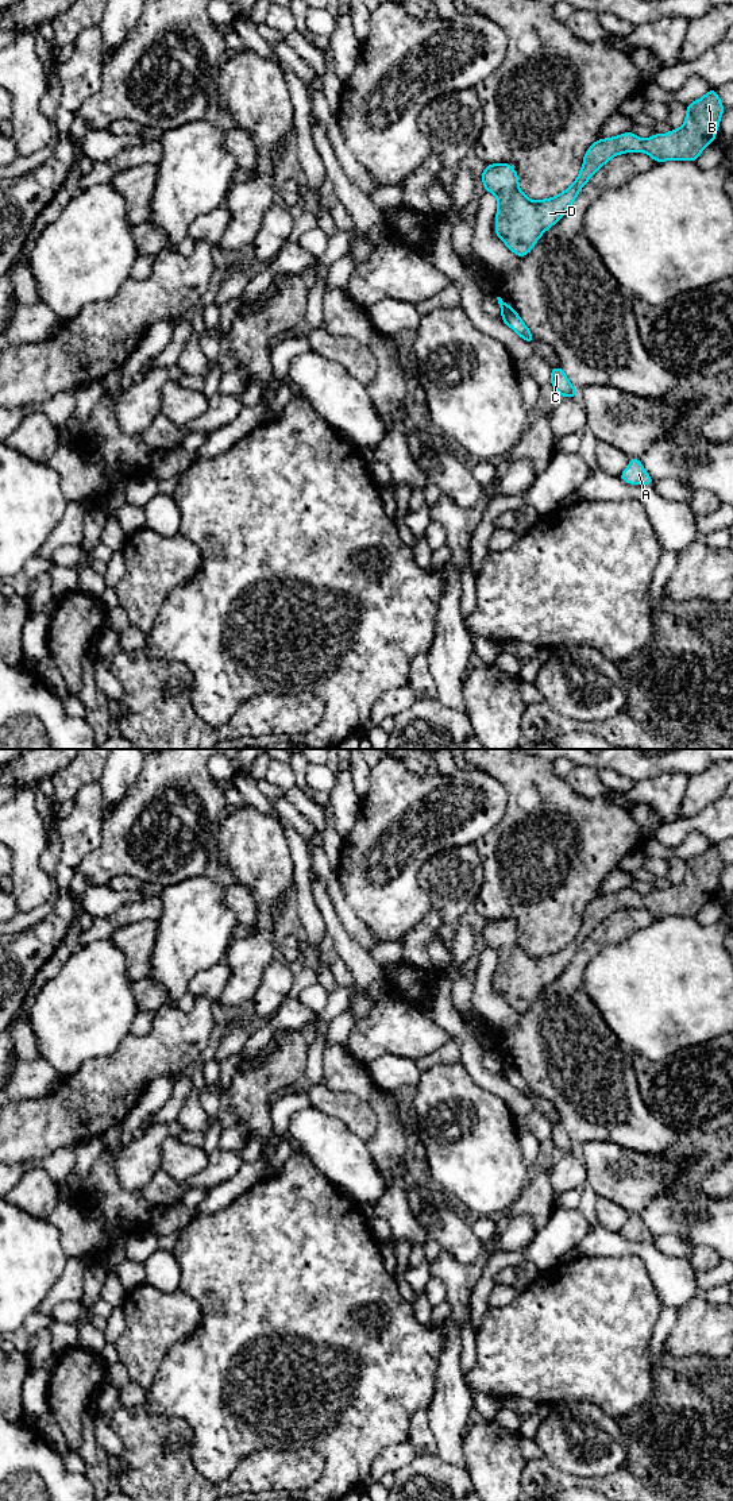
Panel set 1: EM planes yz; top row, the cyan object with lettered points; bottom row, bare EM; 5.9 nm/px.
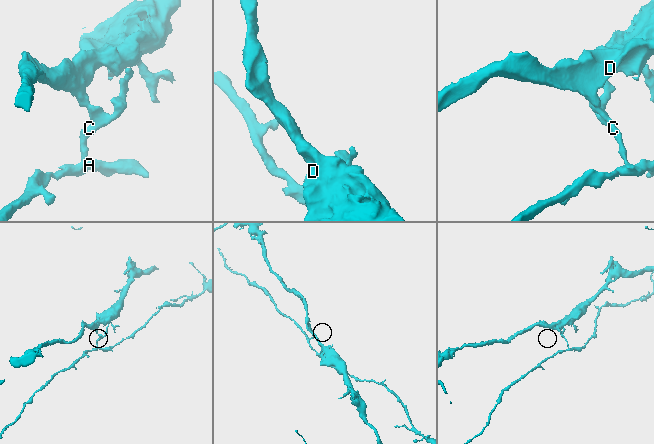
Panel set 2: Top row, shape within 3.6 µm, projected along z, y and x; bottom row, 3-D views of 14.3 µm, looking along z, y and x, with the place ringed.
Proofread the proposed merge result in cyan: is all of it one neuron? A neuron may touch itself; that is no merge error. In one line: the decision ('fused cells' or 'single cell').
fused cells

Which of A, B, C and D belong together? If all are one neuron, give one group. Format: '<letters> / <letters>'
A C / B D

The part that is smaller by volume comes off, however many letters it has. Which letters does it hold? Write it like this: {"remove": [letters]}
{"remove": ["A", "C"]}

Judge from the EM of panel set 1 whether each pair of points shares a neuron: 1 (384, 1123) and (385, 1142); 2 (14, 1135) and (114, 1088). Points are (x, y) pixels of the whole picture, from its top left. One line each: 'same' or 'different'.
1: same
2: same

